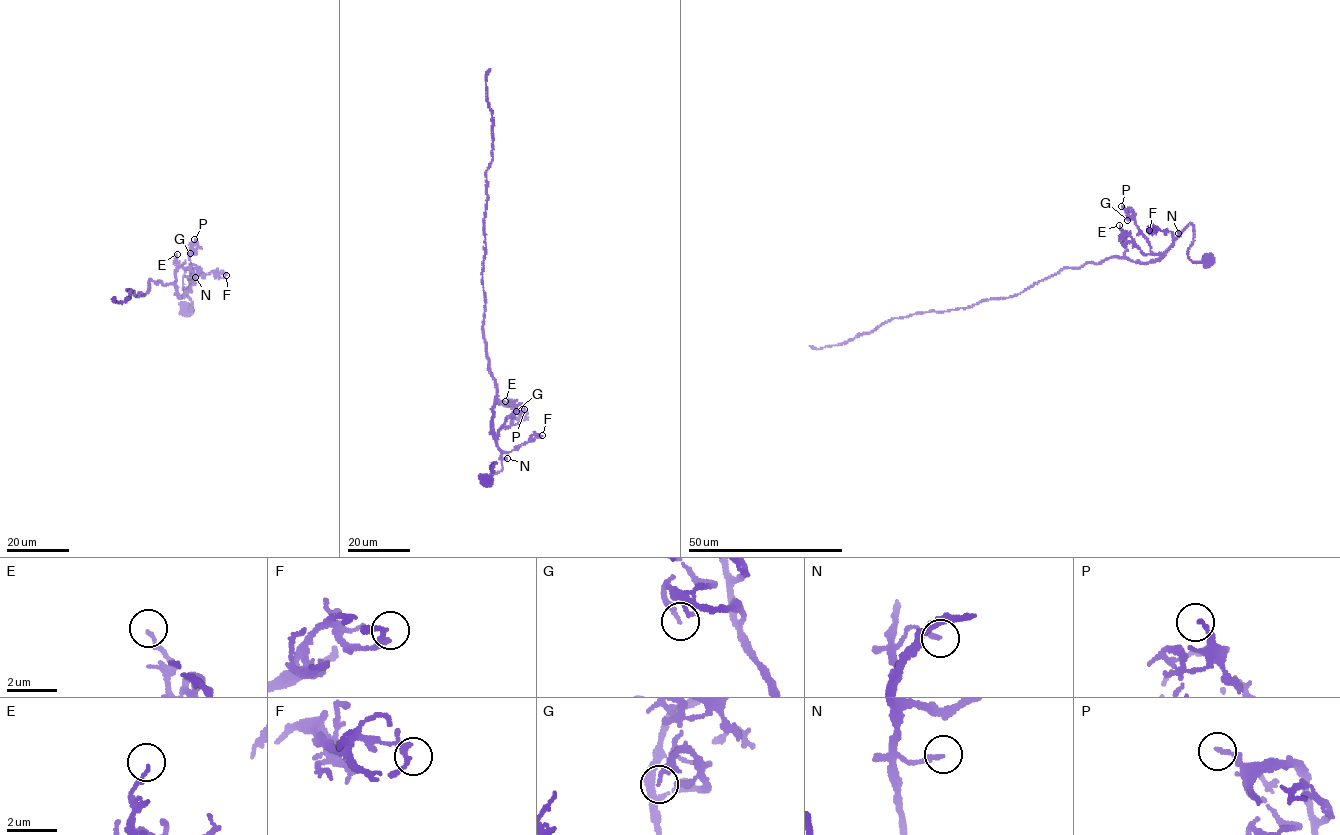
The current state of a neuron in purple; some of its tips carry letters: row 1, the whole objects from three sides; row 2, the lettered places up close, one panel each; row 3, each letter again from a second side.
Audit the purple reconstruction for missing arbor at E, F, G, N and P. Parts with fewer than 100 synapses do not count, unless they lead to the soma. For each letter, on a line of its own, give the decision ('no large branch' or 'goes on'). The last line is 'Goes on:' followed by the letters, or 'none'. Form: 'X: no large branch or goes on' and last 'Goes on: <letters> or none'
E: no large branch
F: no large branch
G: no large branch
N: no large branch
P: no large branch
Goes on: none

